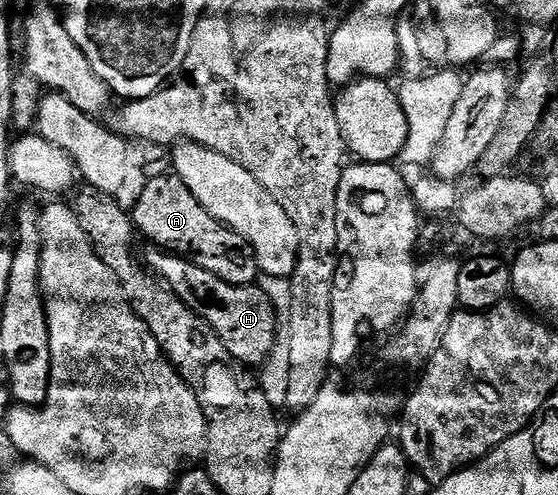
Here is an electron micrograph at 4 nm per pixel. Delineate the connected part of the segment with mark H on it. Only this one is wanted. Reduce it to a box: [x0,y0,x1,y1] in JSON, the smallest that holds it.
[142,247,277,367]

